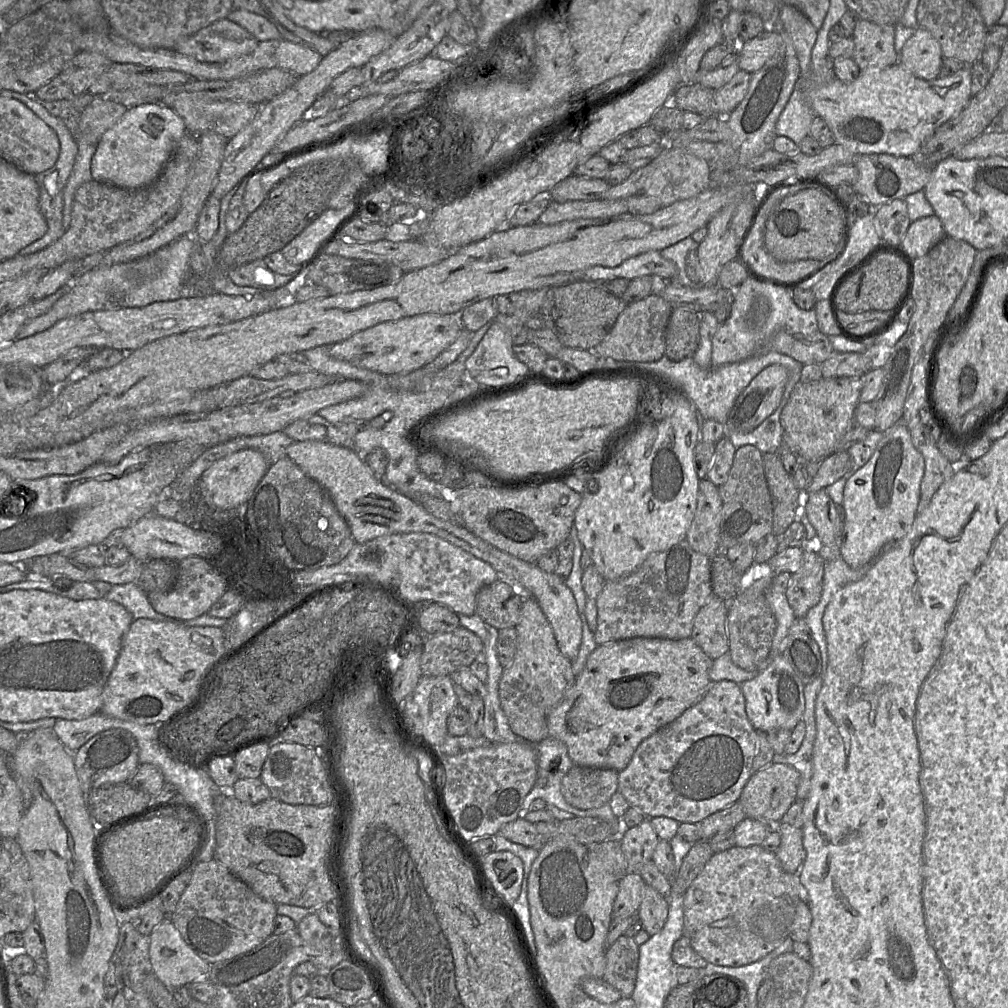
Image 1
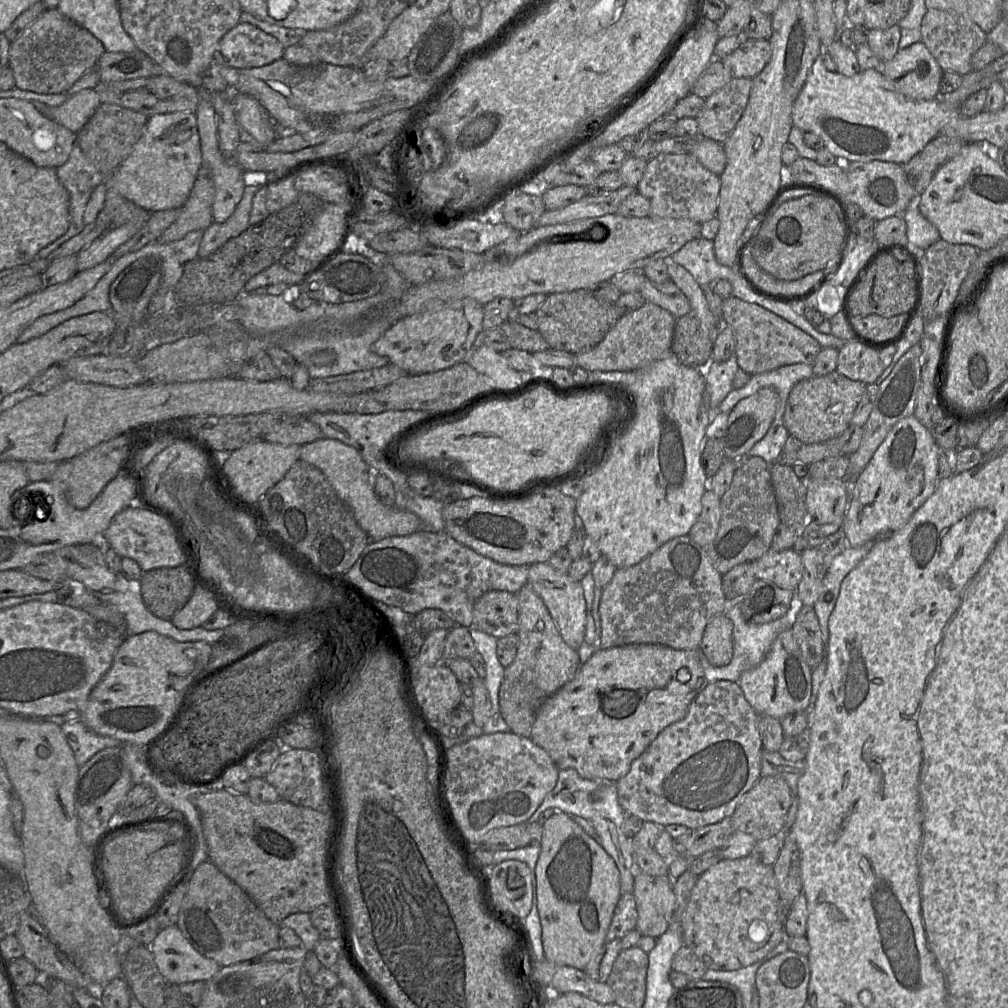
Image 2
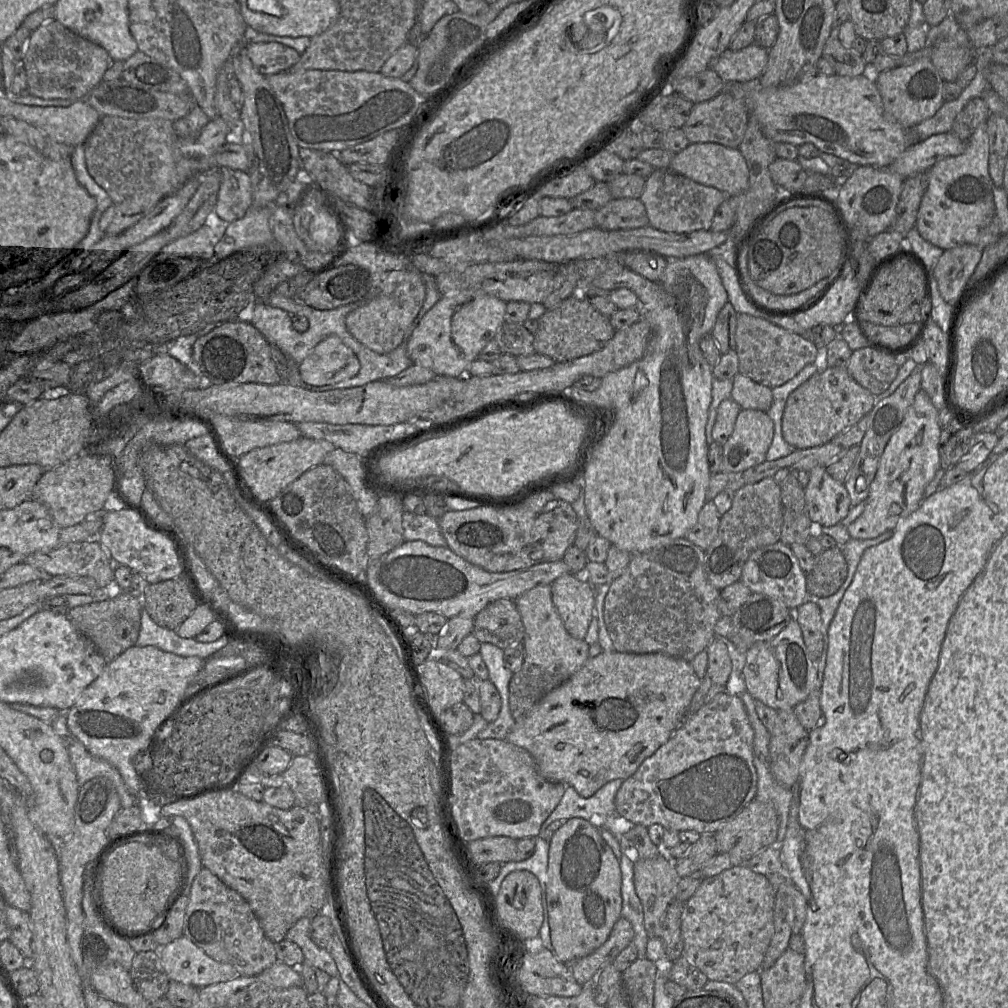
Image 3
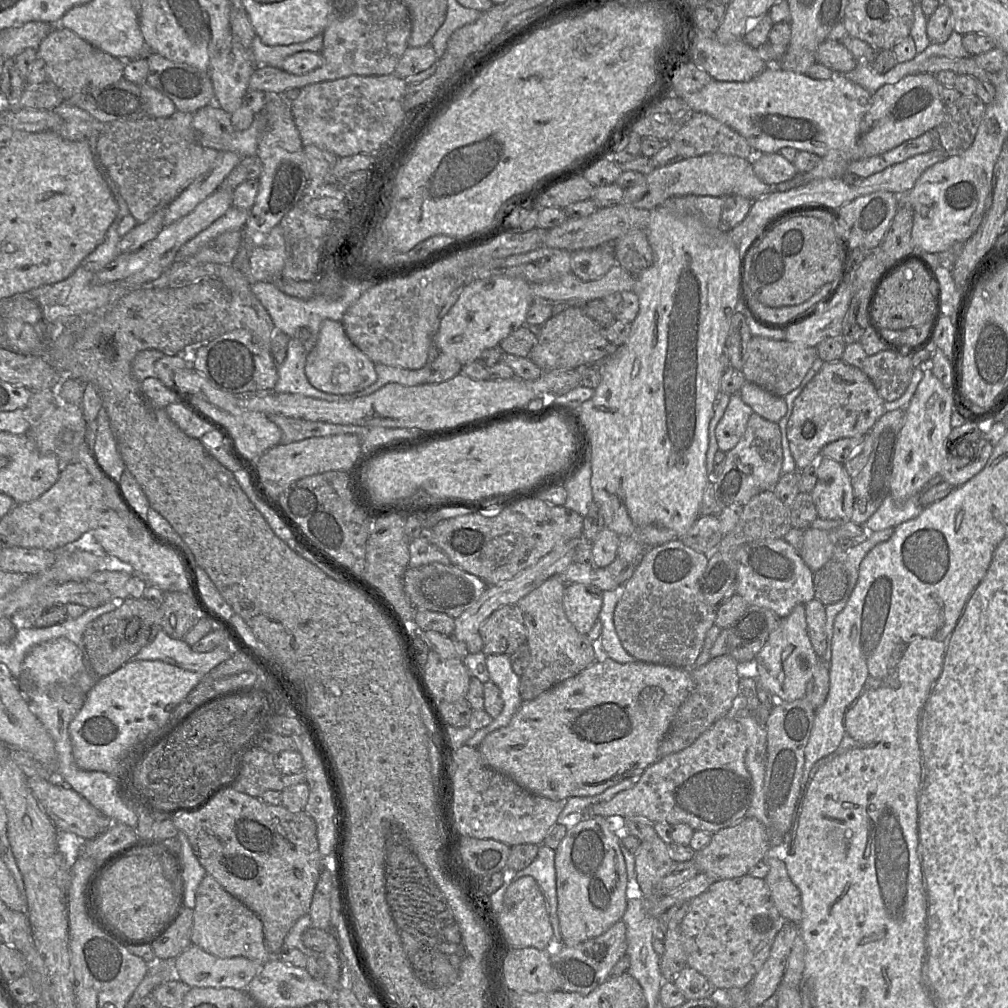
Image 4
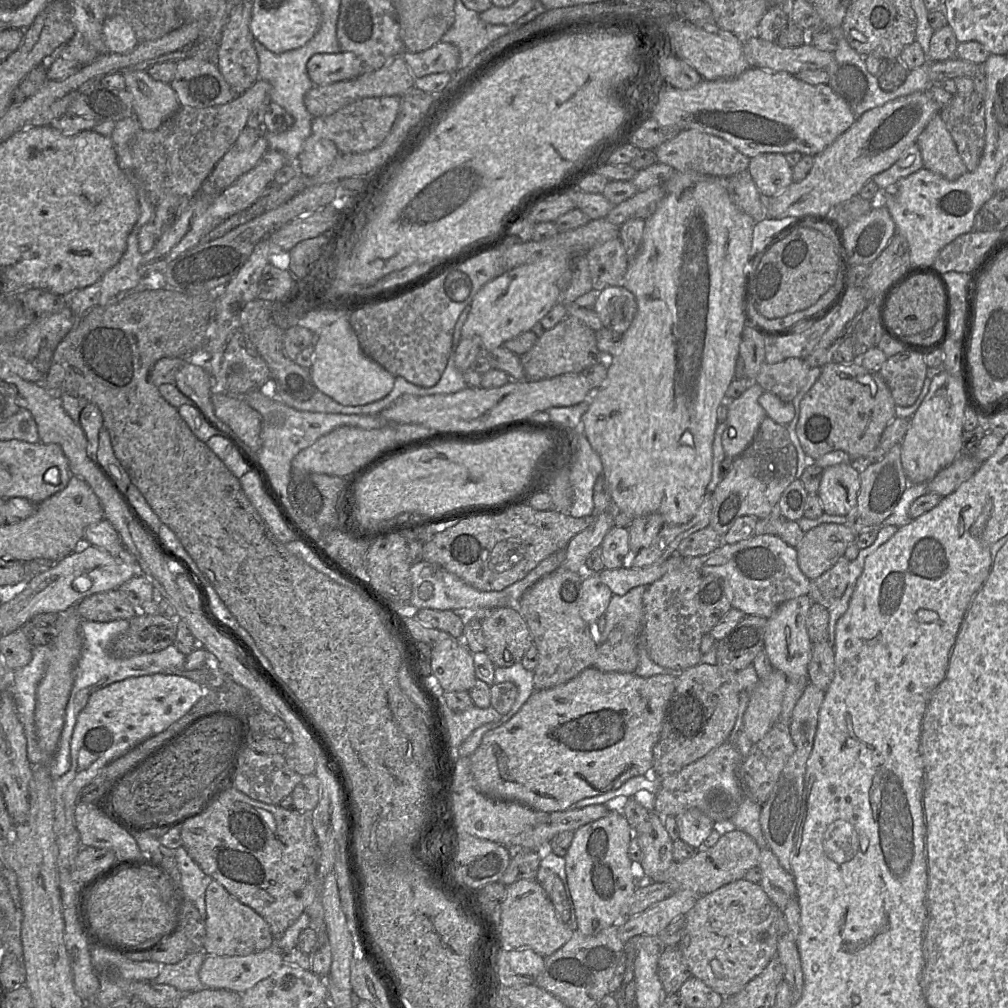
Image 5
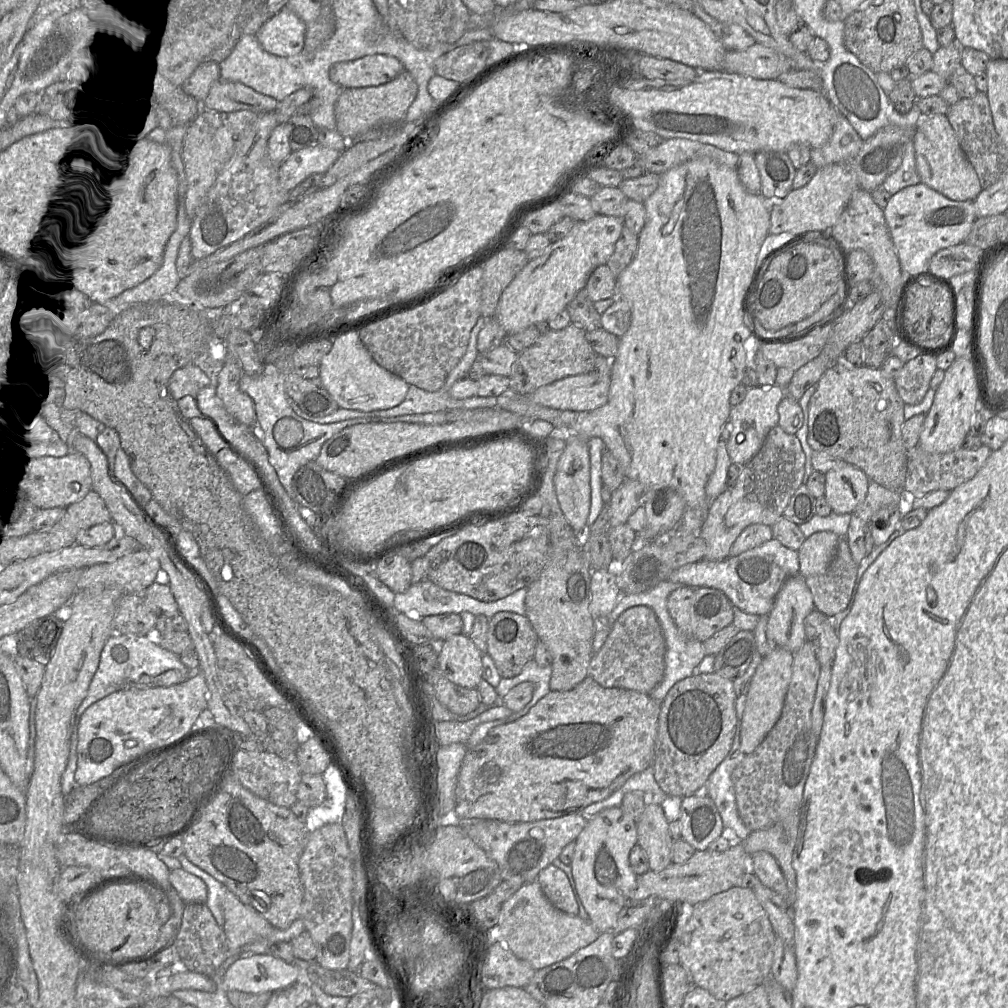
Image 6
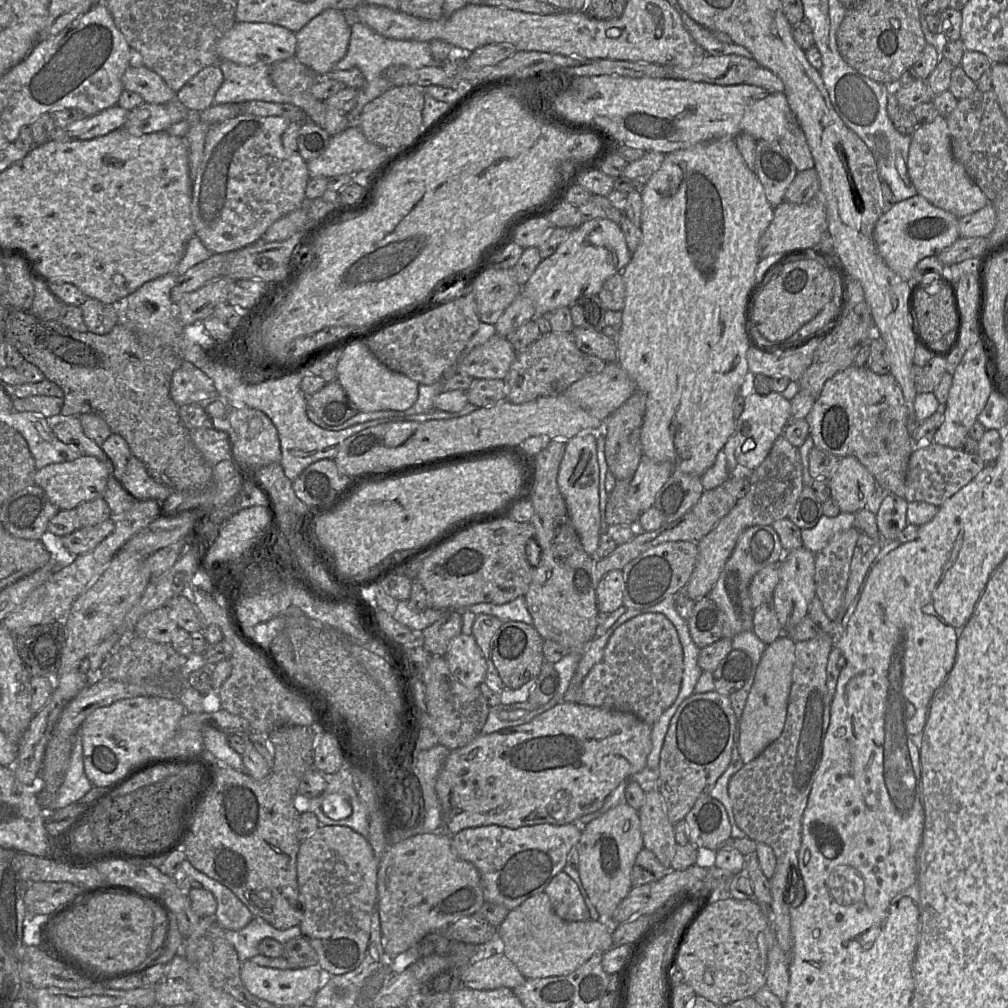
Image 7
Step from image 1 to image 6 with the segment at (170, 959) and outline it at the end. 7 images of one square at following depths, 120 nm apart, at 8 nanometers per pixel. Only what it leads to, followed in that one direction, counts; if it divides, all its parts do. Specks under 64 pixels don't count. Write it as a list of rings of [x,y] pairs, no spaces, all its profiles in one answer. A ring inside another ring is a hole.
[[[269,953],[253,954],[240,958],[226,970],[222,988],[225,991],[240,991],[251,994],[274,993],[283,990],[301,978],[301,970],[295,964],[288,964],[284,960]]]

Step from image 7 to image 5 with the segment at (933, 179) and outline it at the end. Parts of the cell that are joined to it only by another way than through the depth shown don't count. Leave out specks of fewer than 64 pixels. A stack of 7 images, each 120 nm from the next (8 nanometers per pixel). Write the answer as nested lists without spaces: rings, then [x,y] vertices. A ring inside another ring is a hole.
[[[939,113],[930,119],[915,143],[920,149],[923,167],[926,169],[950,181],[968,171]]]

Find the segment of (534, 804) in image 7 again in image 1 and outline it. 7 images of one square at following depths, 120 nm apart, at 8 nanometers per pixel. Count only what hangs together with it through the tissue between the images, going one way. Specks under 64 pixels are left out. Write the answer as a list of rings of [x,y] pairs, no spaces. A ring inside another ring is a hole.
[[[636,637],[598,645],[588,657],[572,687],[549,712],[549,736],[562,741],[574,765],[624,770],[640,743],[696,705],[711,686],[709,671],[713,659],[691,638]]]

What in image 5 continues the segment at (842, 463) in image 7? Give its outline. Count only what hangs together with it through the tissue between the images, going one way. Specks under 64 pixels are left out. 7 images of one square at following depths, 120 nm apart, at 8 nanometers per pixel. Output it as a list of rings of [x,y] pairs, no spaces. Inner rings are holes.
[[[836,464],[824,468],[817,496],[825,513],[847,516],[856,507],[859,491],[857,465]]]

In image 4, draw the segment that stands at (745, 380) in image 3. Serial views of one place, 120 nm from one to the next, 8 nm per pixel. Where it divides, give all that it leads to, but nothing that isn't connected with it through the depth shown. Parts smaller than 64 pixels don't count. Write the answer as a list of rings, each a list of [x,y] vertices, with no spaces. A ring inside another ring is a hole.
[[[746,381],[739,395],[745,404],[766,420],[778,423],[787,412],[784,397],[772,394],[755,383]]]

